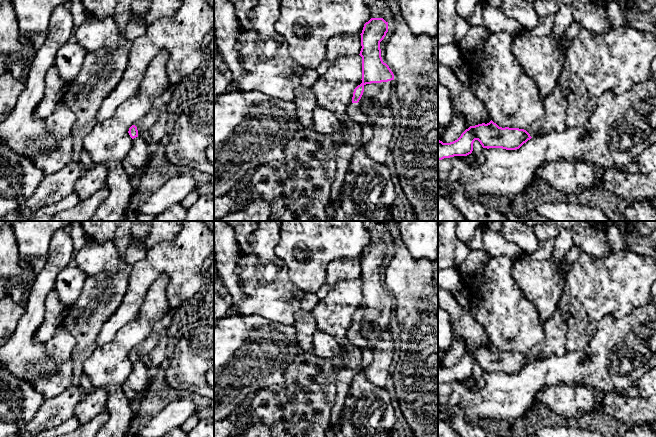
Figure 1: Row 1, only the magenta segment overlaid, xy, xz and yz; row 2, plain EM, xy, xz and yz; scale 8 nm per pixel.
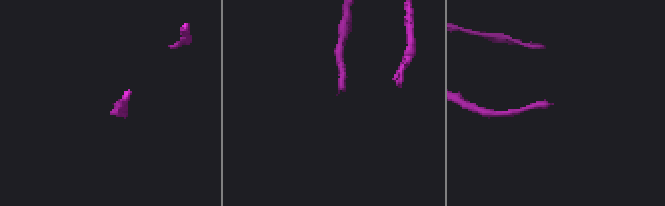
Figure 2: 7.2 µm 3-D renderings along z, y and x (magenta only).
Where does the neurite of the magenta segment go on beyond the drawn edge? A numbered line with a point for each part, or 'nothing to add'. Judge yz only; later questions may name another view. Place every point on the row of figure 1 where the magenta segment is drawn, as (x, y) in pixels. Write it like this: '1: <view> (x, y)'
1: yz (554, 117)

